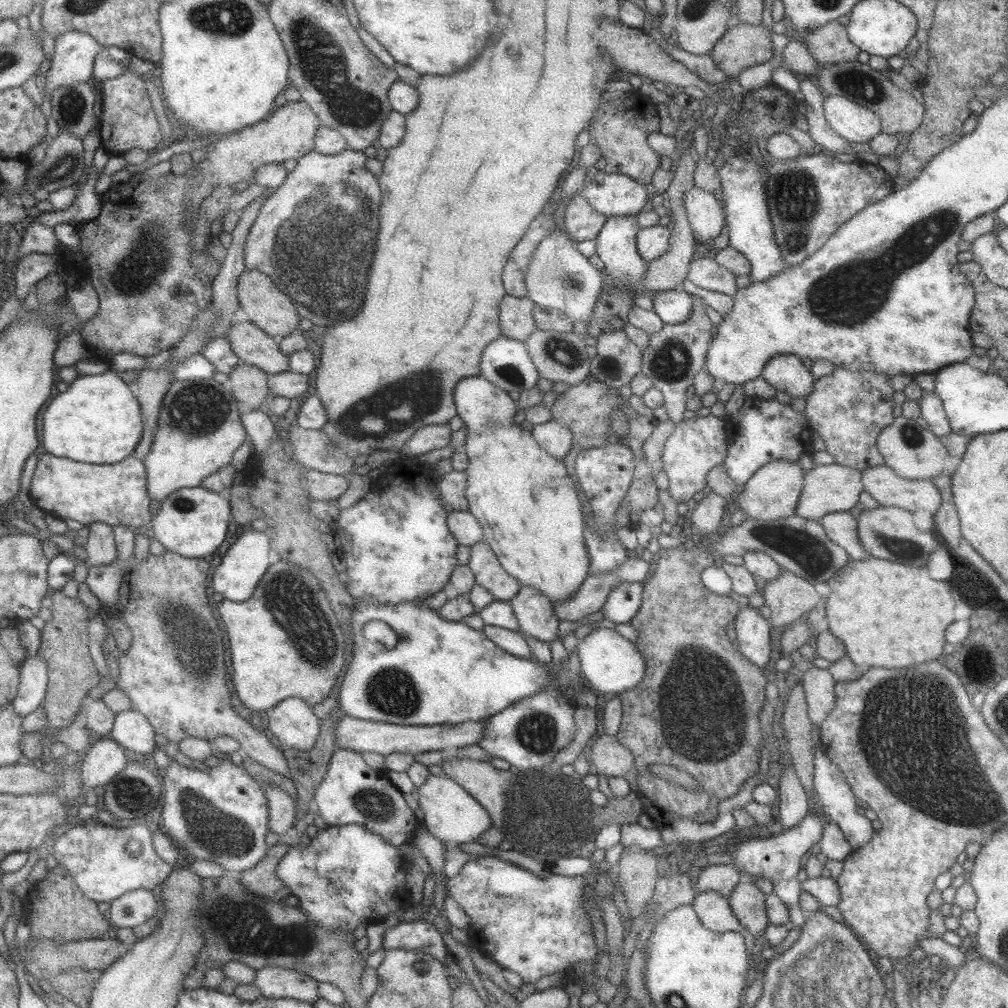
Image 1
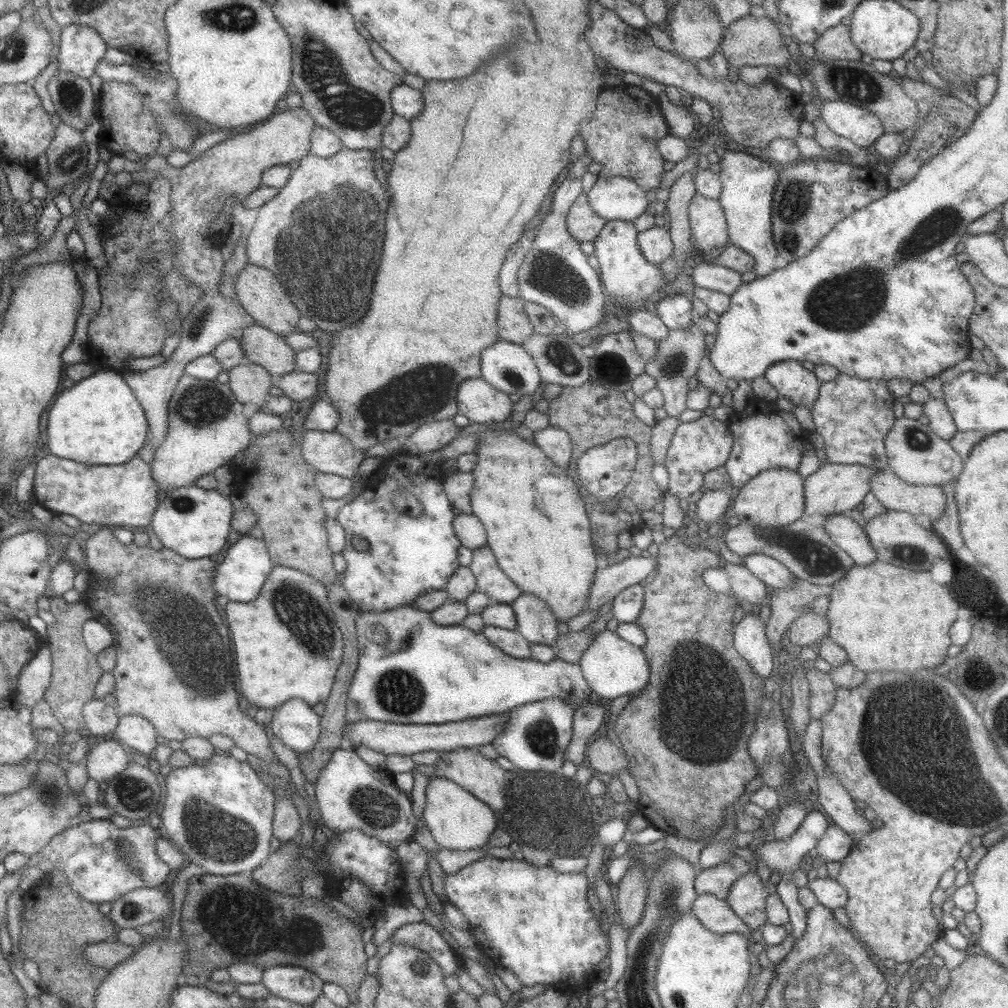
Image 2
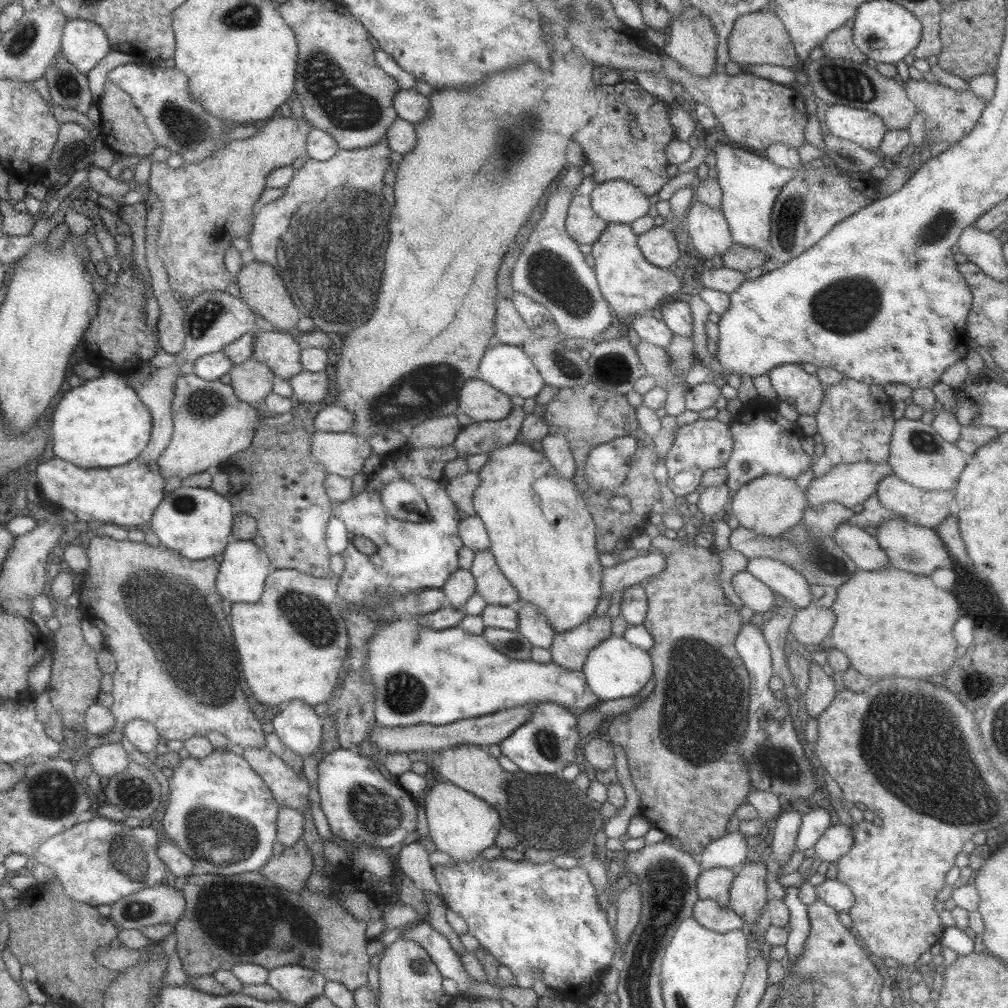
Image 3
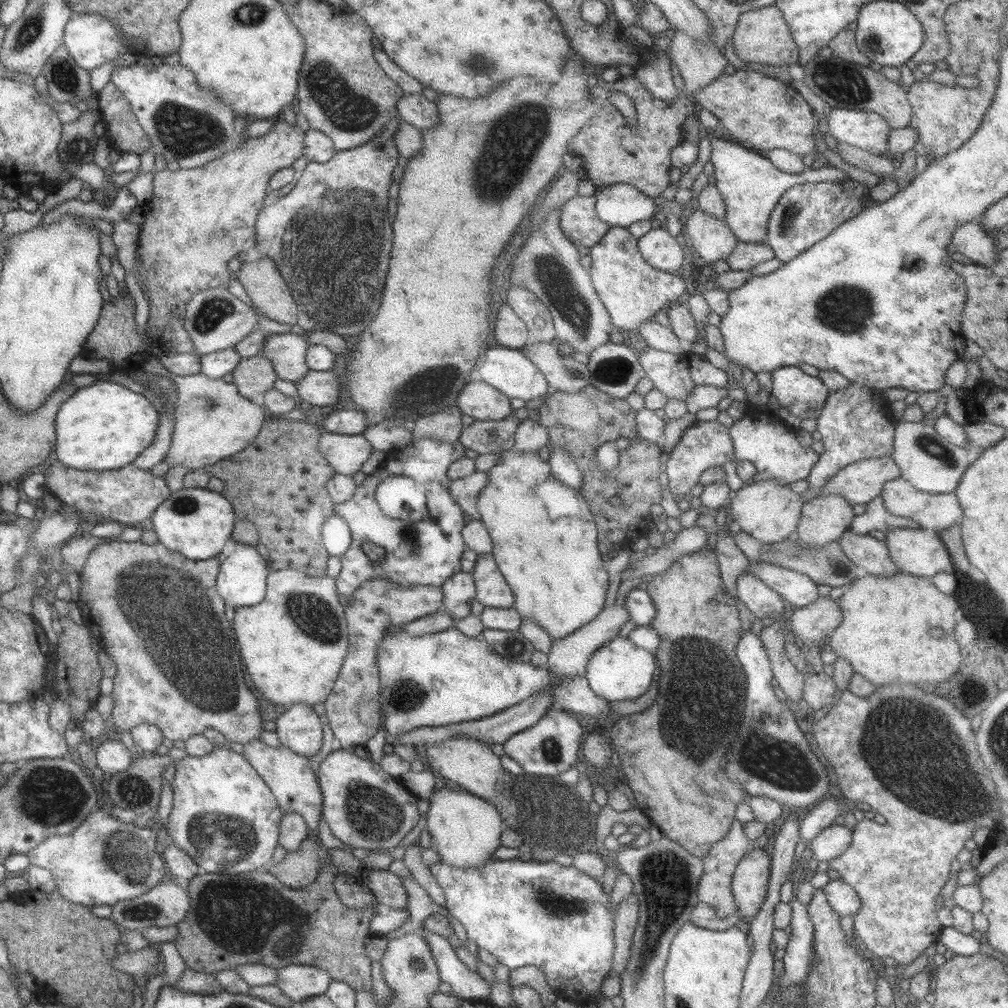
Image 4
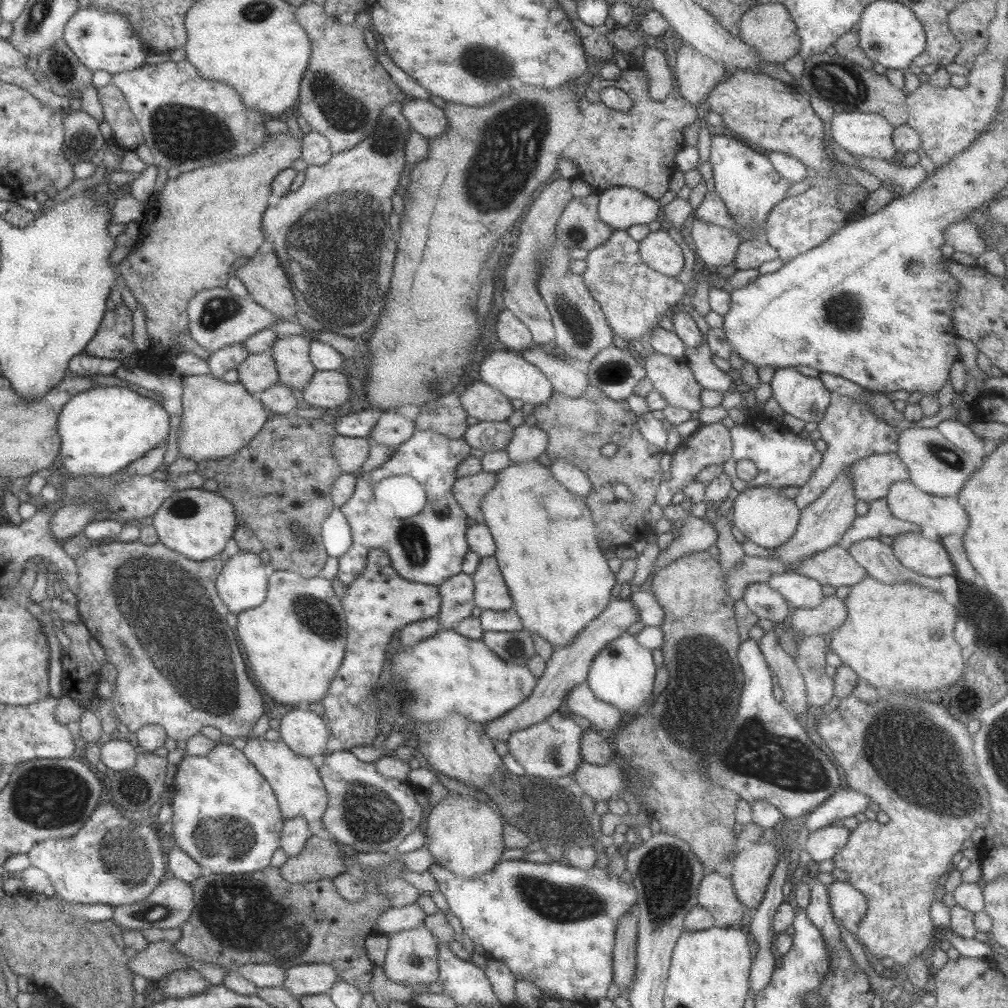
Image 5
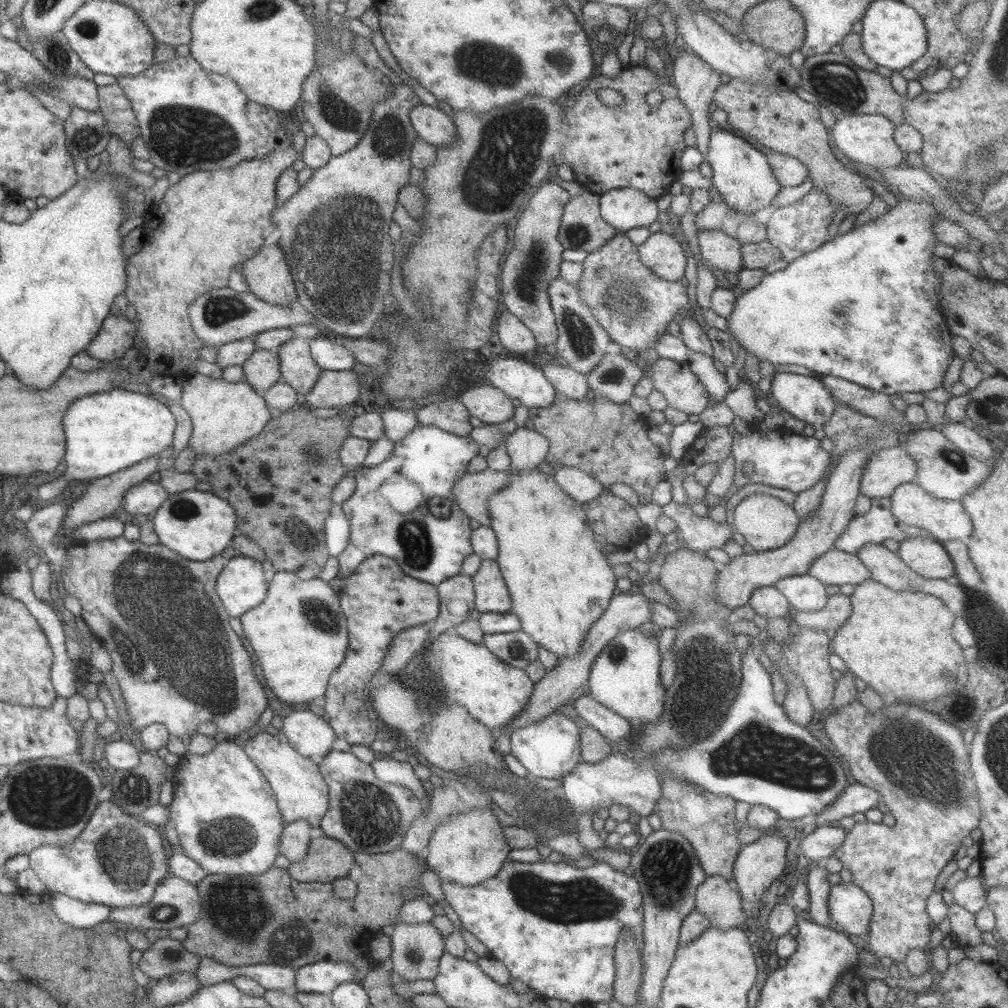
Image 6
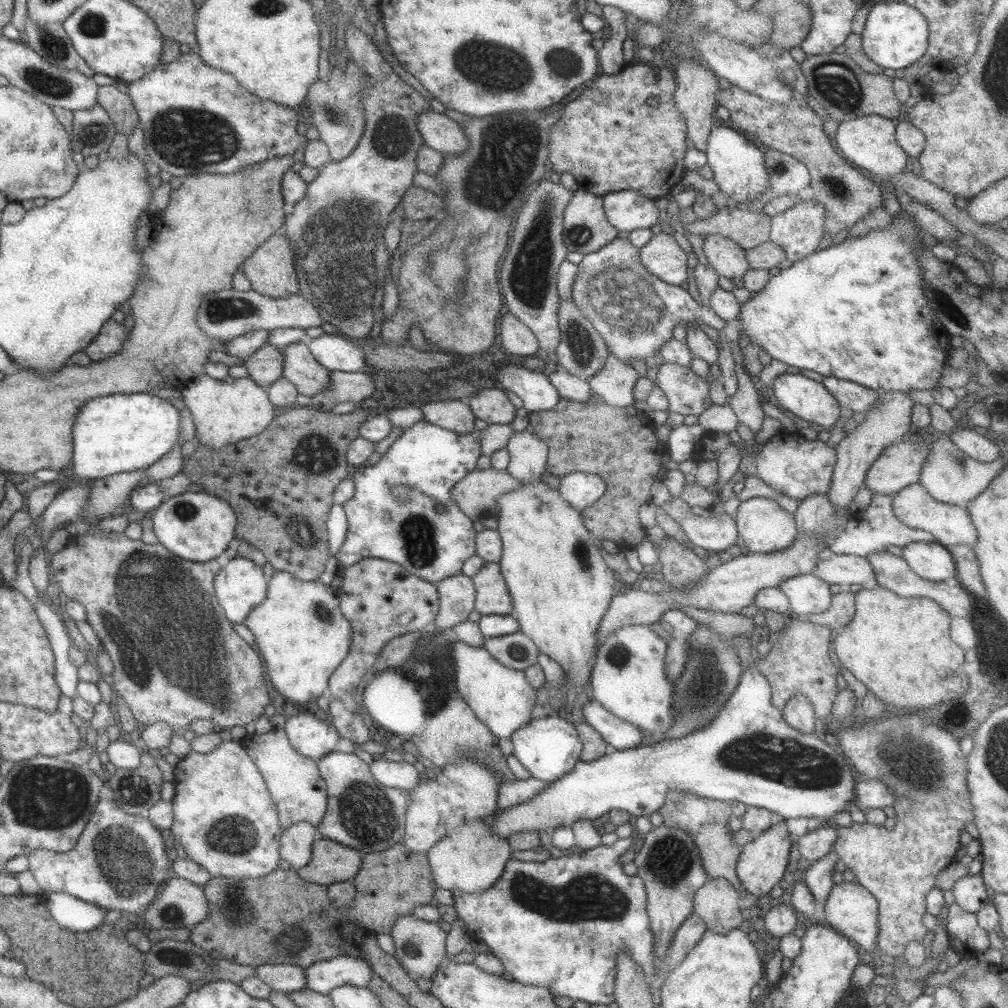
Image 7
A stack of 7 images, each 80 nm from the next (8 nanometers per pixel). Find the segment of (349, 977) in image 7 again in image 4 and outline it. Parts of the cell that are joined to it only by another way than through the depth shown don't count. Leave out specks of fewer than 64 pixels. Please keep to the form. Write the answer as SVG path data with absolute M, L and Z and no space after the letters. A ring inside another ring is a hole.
M292 963L277 969L274 985L279 986L290 1000L300 1003L310 997L324 994L331 981L331 975L323 968Z

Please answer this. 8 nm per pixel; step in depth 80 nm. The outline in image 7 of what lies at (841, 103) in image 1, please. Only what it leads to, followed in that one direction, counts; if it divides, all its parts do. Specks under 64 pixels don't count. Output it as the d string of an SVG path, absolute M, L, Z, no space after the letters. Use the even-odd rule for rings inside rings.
M877 114L848 119L839 123L838 130L835 132L836 146L842 151L845 159L889 181L892 176L906 170L906 162L908 162L908 155L897 143L896 127L896 120Z

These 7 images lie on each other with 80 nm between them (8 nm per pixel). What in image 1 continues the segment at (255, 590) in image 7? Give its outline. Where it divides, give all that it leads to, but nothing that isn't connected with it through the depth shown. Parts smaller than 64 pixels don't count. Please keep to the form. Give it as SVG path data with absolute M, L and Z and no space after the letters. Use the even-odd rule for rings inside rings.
M246 526L245 528L244 534L228 548L226 554L222 554L224 558L222 558L220 566L214 566L209 580L212 590L216 590L218 594L222 594L224 598L234 600L234 602L248 600L270 566L268 562L268 553L271 550L270 539L252 526Z

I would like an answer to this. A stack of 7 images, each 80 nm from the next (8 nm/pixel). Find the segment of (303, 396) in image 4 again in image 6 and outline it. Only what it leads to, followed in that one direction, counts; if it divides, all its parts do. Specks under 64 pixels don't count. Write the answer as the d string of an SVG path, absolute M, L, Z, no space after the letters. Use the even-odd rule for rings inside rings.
M353 370L324 371L306 394L306 403L313 408L341 408L360 398L359 377Z

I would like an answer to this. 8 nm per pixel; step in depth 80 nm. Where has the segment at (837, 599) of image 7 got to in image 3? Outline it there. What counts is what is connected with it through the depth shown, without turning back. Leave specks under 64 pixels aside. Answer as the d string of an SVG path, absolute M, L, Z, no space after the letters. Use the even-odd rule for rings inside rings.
M810 603L795 614L789 626L792 643L810 648L815 644L827 643L836 622L831 607L820 607Z

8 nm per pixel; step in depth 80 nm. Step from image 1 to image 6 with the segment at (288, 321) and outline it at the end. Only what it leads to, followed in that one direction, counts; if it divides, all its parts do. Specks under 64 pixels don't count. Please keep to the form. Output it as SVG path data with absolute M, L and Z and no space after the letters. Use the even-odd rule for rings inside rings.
M279 243L270 247L263 245L254 257L241 263L238 269L246 279L248 287L250 287L250 293L258 297L260 301L264 301L272 306L291 306L291 304L297 302L298 296L293 272L289 264L286 263L286 256L279 247Z

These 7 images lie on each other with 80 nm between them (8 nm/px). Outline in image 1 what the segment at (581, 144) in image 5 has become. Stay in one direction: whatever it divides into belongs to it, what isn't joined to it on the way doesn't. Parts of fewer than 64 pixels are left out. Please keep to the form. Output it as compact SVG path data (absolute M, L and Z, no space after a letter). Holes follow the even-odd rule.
M639 89L624 98L619 96L601 102L591 119L590 134L592 141L598 143L601 157L606 160L604 172L622 173L643 185L651 182L652 175L660 166L661 157L647 141L650 133L659 131L656 105L648 94L641 93Z

